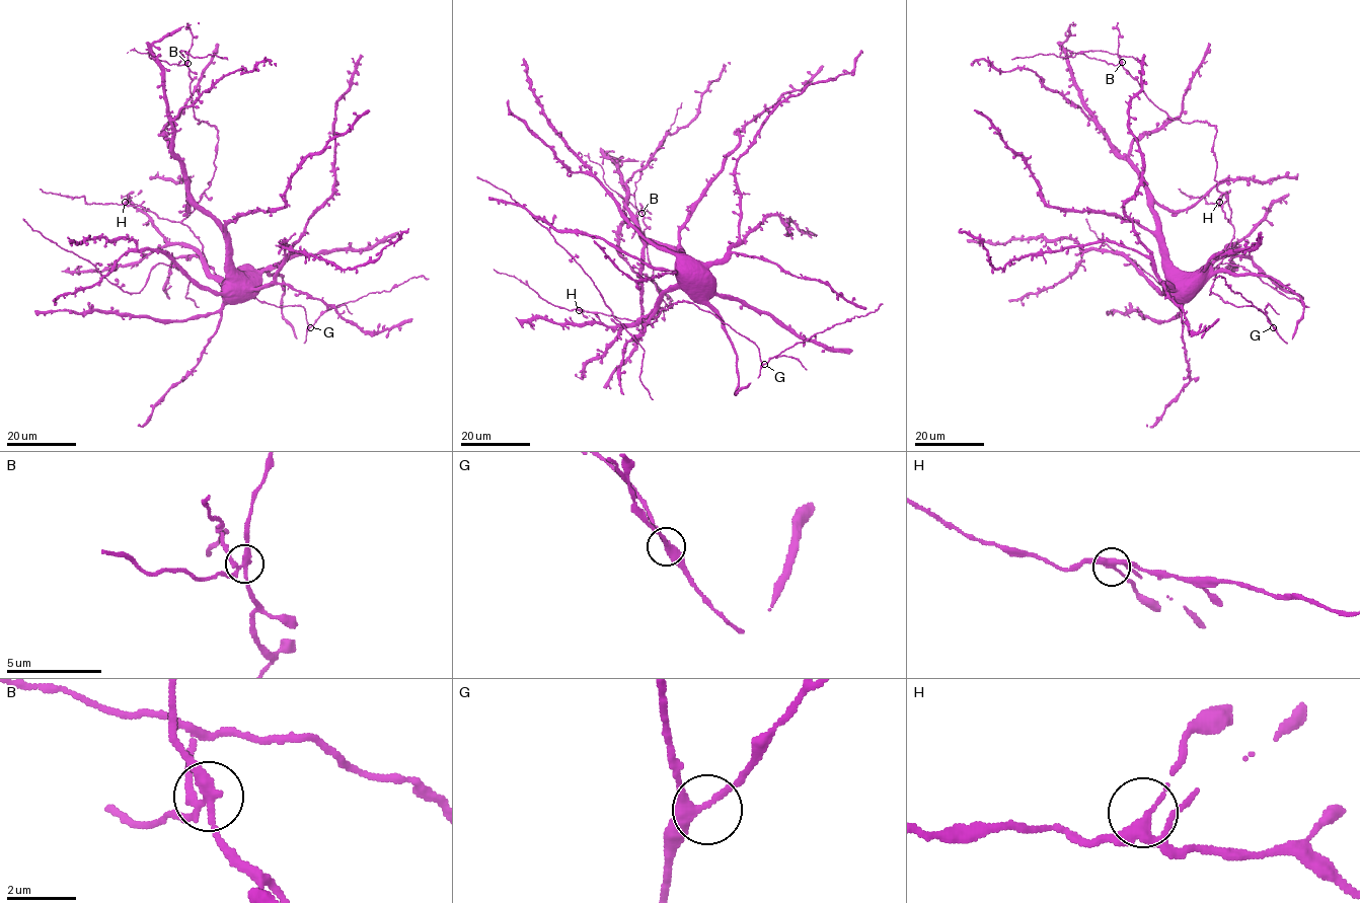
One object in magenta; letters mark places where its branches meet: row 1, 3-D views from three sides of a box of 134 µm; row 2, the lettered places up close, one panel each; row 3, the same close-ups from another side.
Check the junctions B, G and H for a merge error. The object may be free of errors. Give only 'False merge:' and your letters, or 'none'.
False merge: B

